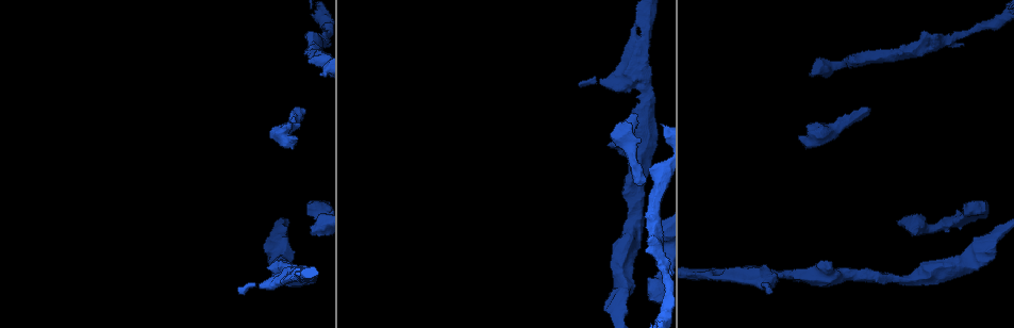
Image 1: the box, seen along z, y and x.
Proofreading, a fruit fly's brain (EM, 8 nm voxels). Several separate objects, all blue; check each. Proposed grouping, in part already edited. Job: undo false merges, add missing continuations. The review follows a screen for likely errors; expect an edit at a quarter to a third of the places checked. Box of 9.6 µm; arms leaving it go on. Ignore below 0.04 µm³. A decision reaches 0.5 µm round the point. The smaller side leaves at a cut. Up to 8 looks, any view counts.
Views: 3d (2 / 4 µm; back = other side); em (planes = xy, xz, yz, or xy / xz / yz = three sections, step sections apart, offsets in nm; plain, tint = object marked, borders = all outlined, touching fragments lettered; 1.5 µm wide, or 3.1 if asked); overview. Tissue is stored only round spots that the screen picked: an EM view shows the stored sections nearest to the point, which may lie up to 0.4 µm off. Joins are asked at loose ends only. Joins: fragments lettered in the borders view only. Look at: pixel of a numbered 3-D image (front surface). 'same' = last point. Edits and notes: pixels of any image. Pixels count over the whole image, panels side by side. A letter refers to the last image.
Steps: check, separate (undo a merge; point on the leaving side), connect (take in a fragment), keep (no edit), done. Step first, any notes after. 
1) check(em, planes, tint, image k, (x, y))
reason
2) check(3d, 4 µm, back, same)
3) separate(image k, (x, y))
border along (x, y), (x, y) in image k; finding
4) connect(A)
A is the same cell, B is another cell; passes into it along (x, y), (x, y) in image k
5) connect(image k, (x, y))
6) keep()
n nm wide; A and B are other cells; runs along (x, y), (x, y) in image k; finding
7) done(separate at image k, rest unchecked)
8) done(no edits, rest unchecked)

check(em, planes, borders, image 1, (770, 292))
free end

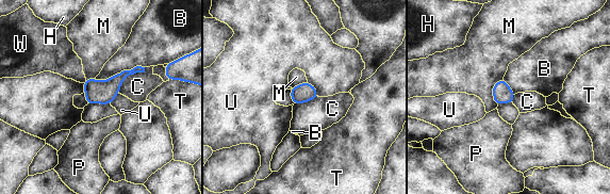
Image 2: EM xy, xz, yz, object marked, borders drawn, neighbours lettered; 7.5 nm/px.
keep()
B, C, H, M, P, T, U and W are other cells; runs along (142, 69), (126, 73), (88, 101) in image 2; no lettered fragment goes on from it

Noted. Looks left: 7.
check(em, planes, plain, image 1, (267, 267))
an open end

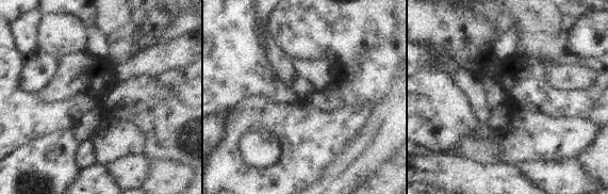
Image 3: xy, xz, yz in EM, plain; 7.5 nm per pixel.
check(em, planes, tint, same)
with the object marked

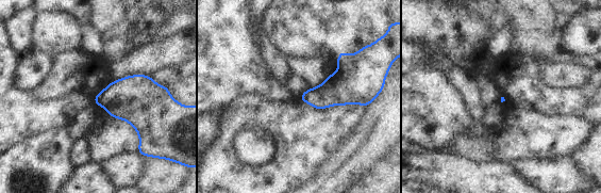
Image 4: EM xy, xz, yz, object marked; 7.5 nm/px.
check(em, planes, borders, same)

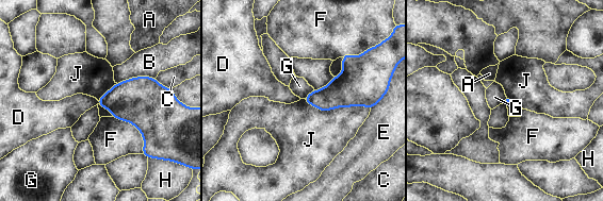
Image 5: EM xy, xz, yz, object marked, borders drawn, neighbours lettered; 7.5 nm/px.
keep()
A, B, C, D, E, F, G, H and J are other cells; border along (303, 99), (322, 111), (370, 111) in image 5; no lettered fragment goes on from it

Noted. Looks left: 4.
check(em, planes, plain, image 1, (642, 184))
branch stops here

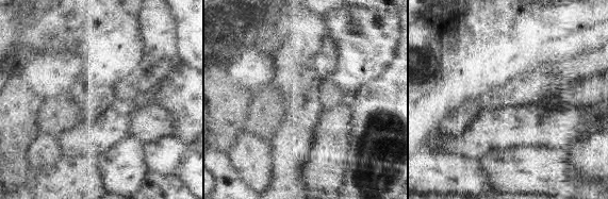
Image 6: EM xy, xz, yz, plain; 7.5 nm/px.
check(em, planes, borders, same)

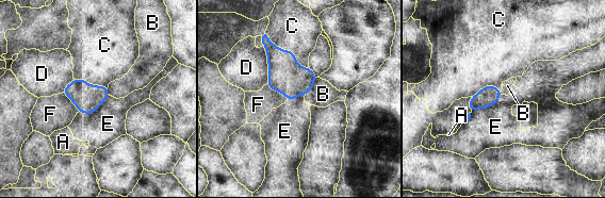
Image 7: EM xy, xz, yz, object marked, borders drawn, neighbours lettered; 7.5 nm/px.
keep()
A, B, C, D, E and F are other cells; none of them fits

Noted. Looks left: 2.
done(no edits, rest unchecked)

